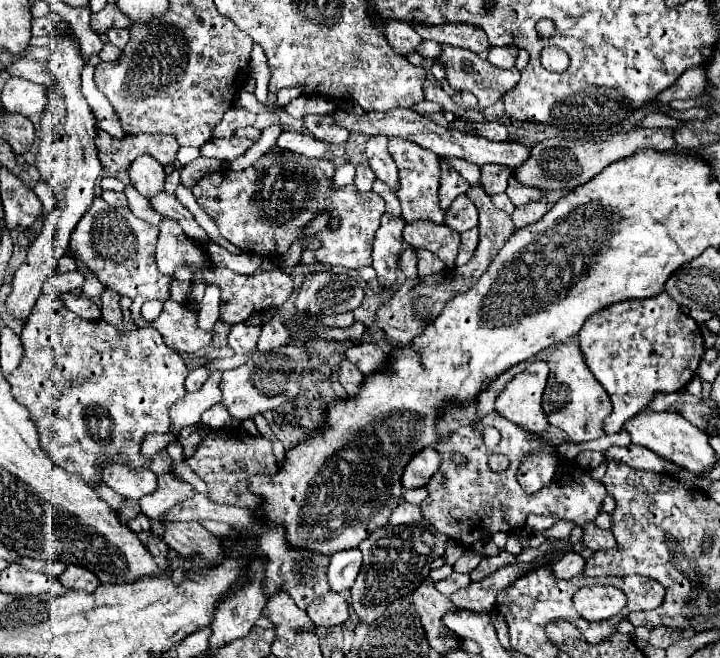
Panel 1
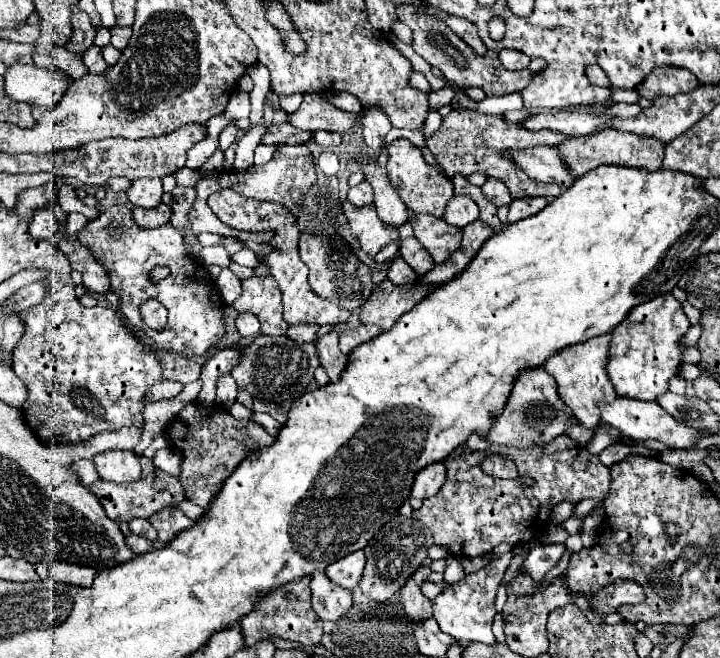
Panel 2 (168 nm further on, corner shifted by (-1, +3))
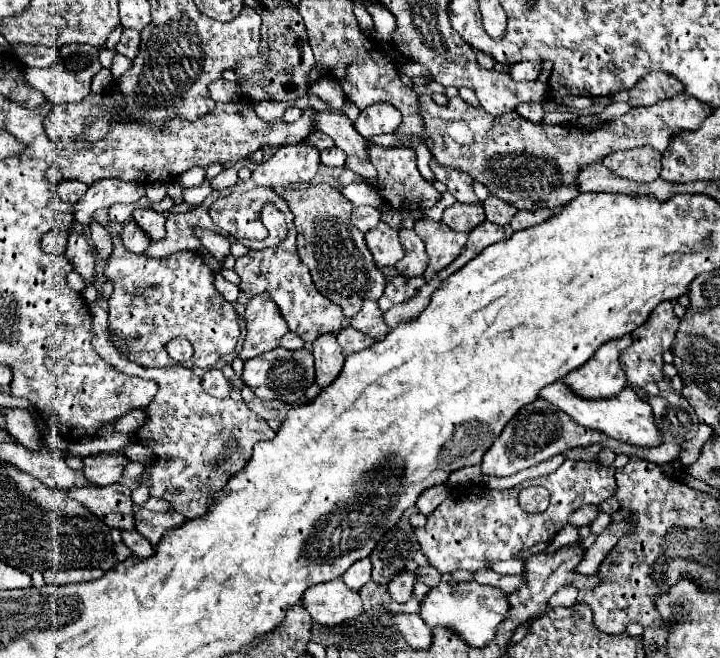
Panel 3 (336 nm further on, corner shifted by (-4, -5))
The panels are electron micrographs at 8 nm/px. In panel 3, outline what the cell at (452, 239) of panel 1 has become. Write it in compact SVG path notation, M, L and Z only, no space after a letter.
M416 220L414 232L426 244L426 254L430 258L428 268L424 272L426 280L432 280L434 274L438 274L450 262L454 262L468 240L468 234L454 232L444 222L434 222L434 220Z

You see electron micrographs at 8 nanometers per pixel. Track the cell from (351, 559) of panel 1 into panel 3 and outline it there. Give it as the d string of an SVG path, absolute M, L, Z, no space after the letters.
M362 558L362 560L358 560L358 564L350 566L350 572L346 572L346 576L342 576L342 580L348 588L360 590L370 580L370 570L372 570L370 558Z

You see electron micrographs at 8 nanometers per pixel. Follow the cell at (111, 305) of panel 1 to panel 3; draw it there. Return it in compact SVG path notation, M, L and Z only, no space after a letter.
M78 234L68 236L66 258L74 266L74 270L84 278L86 286L92 286L92 282L94 282L94 254L92 254L92 248L84 236L78 236Z

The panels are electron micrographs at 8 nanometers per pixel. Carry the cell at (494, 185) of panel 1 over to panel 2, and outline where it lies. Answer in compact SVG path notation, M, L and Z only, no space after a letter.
M487 178L487 182L481 186L483 188L483 194L487 196L487 200L491 204L495 204L497 208L499 206L509 206L511 204L511 194L507 192L507 186L499 180L493 180L493 178Z

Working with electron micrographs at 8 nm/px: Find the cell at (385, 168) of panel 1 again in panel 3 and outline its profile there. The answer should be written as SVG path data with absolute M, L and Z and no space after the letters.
M374 104L360 112L356 120L356 130L364 138L374 138L378 134L390 134L398 128L402 116L400 112L390 104Z

